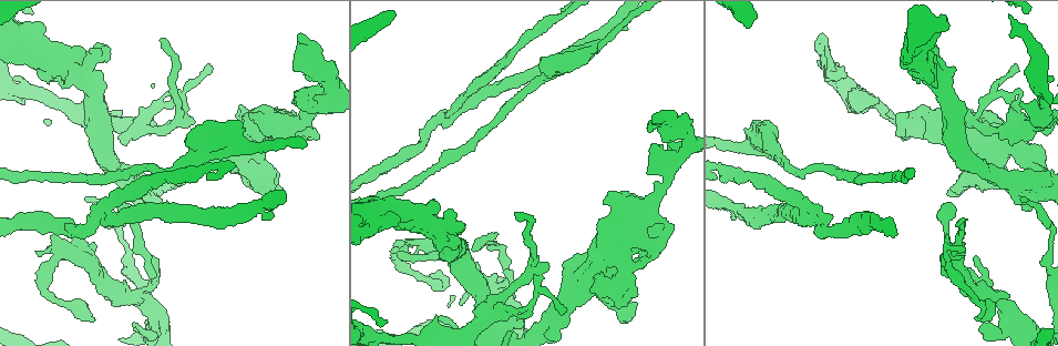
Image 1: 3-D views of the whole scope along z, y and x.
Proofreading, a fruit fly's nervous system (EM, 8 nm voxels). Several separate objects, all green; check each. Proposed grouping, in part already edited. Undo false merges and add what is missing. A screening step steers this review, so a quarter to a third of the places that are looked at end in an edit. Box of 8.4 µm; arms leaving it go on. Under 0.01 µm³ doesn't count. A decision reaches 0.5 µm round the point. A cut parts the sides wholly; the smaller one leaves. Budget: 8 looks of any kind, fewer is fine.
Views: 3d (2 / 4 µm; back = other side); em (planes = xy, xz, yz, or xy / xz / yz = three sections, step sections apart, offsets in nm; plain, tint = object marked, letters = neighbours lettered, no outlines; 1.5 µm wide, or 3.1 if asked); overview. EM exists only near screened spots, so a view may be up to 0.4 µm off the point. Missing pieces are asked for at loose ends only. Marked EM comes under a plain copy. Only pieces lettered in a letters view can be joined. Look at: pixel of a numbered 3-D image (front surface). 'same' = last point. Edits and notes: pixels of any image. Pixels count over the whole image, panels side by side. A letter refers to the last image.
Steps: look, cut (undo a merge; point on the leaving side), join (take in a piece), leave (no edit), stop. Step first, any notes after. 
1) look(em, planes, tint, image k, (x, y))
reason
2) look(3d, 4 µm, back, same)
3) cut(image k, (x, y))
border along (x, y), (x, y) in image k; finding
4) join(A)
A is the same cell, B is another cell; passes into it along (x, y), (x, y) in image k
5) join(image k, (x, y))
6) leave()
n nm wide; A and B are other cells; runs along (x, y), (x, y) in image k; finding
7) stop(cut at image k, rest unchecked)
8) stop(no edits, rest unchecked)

look(em, xy, step 8, letters, image 1, (868, 101))

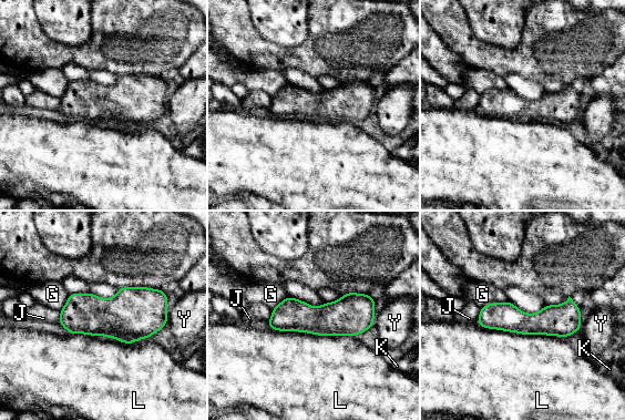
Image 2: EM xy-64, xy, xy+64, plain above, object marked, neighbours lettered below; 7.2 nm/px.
leave()
G, J, K, L and Y are other cells; border along (477, 323), (487, 328), (562, 338) in image 2; all the same cell

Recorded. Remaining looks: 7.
look(3d, 2 µm, image 1, (314, 133))
closes a loop

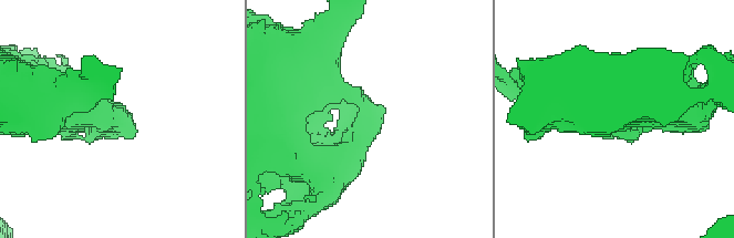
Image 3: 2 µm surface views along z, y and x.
look(em, planes, letters, image 3, (366, 121))
now the EM

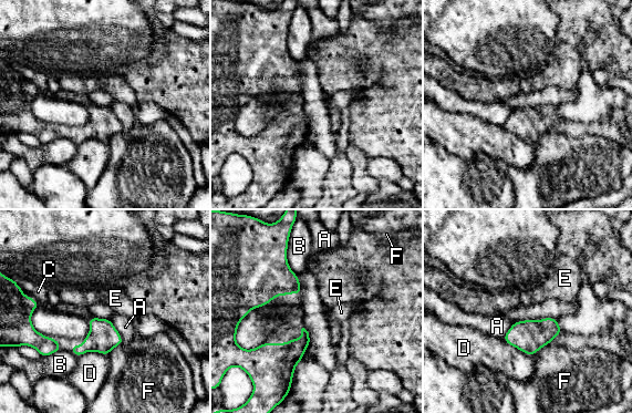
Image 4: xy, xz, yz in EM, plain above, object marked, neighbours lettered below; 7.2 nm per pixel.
leave()
220 nm wide; A, B, C, D, E and F are other cells; border along (109, 319), (123, 342) in image 4; all the same cell

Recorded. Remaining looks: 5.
look(em, xy, step 4, tint, image 1, (537, 297))
closes a loop

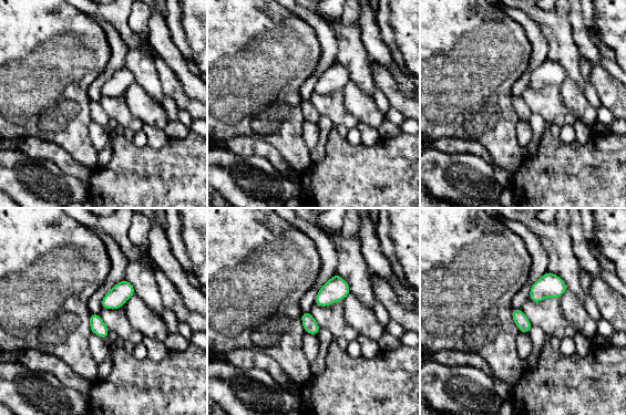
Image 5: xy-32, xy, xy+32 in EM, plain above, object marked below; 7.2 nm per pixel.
look(em, planes, tint, same)

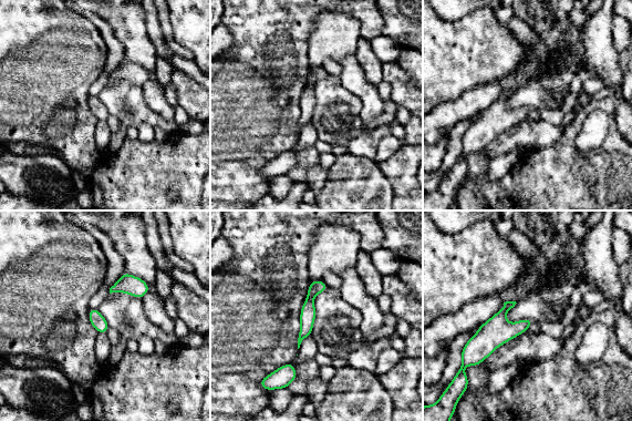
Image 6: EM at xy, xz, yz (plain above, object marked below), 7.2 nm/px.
look(em, planes, letters, same)
what lies round it

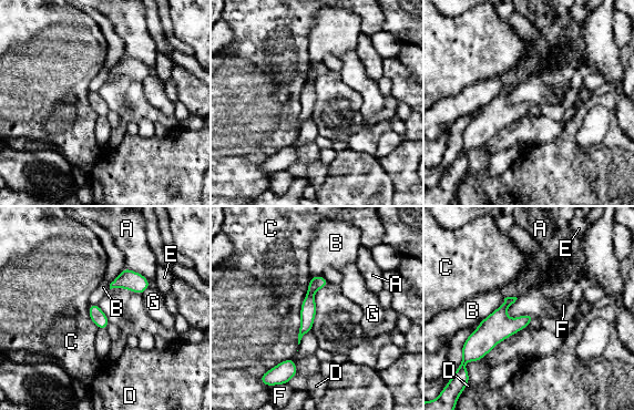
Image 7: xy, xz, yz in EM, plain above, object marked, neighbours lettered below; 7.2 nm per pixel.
leave()
100 nm wide; A, B, C, D, E, F and G are other cells; border along (310, 330), (303, 336), (298, 344) in image 7; continuous, no second cell

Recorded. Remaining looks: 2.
stop(no edits, rest unchecked)

